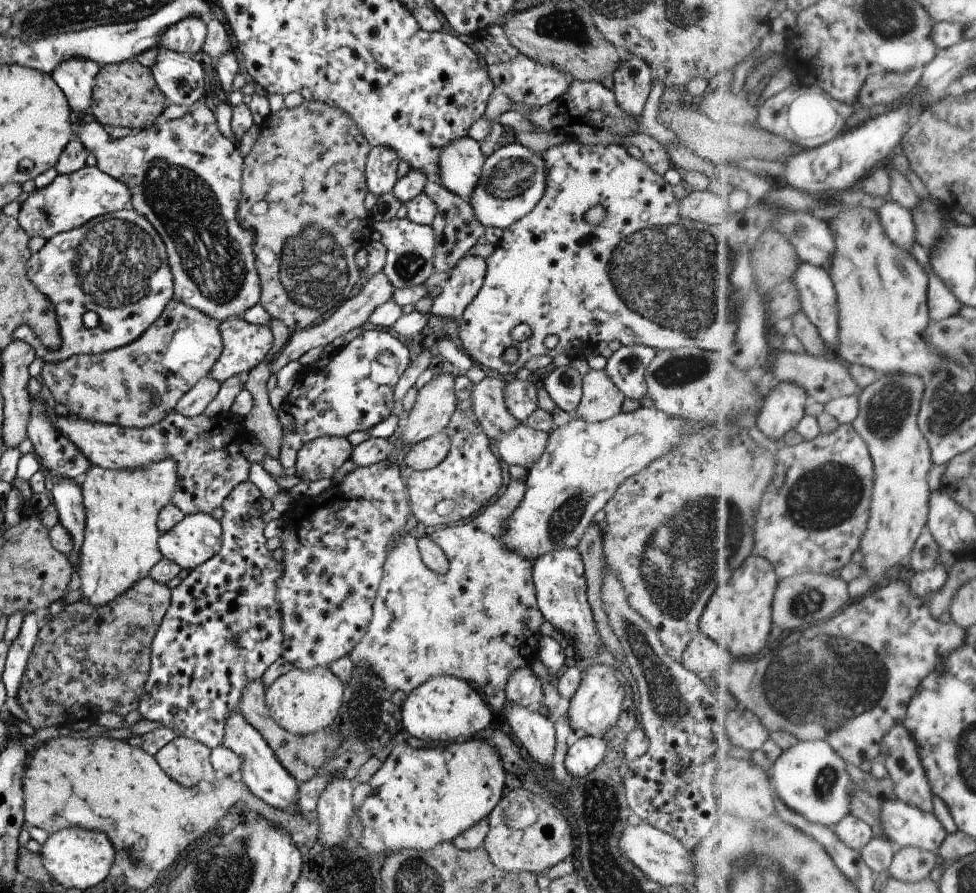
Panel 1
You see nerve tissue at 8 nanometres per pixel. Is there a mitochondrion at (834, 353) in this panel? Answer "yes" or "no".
no

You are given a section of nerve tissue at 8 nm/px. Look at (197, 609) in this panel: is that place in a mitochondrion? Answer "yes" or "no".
no

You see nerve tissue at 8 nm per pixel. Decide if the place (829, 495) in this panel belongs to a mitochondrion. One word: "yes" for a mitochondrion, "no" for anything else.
yes

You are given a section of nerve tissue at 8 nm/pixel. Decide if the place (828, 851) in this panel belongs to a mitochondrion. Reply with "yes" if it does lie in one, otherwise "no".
no

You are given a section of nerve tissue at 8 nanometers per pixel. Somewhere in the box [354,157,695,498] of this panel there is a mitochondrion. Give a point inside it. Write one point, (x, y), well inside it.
(409, 265)

